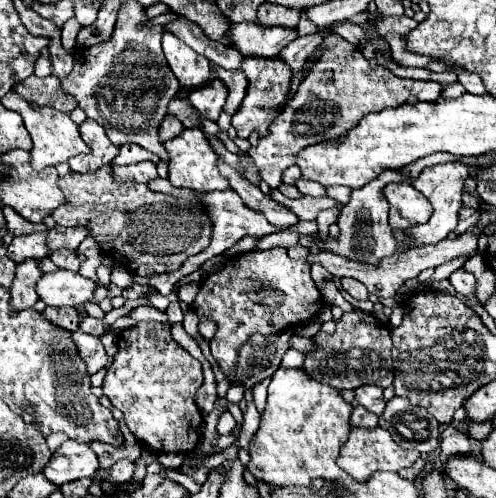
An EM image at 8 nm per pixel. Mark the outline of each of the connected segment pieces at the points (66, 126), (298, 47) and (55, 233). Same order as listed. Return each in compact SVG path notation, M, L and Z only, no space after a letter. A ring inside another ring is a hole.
M15 90L7 92L3 96L3 106L9 108L9 110L15 110L21 114L23 118L23 124L27 128L27 132L31 134L33 138L33 148L31 148L31 168L33 170L43 170L47 166L55 166L59 162L67 162L71 156L77 156L77 154L87 154L89 152L89 146L81 140L79 136L79 126L63 112L55 110L55 108L47 108L47 106L37 106L37 104L31 104L27 100L23 100Z
M321 30L319 34L313 34L313 36L303 36L303 38L297 38L293 40L291 44L287 44L287 48L283 48L283 52L279 54L279 60L287 66L291 66L291 72L297 74L305 60L313 54L313 50L321 44L321 38L325 36L325 30Z
M55 226L49 230L47 234L47 246L51 248L51 252L55 248L71 248L73 252L77 250L77 246L87 238L87 228L85 226L77 226L77 228L65 228L65 226Z

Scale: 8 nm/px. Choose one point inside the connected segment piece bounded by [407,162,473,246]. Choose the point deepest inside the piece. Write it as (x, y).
(443, 185)

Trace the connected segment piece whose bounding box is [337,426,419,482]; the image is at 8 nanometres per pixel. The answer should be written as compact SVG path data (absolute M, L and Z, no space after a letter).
M351 428L349 432L349 438L347 442L343 444L341 448L341 456L337 460L337 464L347 472L351 474L355 480L363 482L367 476L371 476L373 472L381 472L381 470L387 470L387 472L399 472L401 468L407 468L409 464L413 464L413 460L417 460L419 454L415 450L405 450L401 448L387 430L383 428Z

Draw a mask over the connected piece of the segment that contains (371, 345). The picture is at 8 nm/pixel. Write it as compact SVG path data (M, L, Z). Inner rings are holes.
M345 312L337 320L335 334L317 332L313 336L315 352L305 354L303 370L313 380L333 386L335 390L355 390L363 384L375 384L387 388L393 384L393 364L391 364L391 336L383 322L365 312Z

